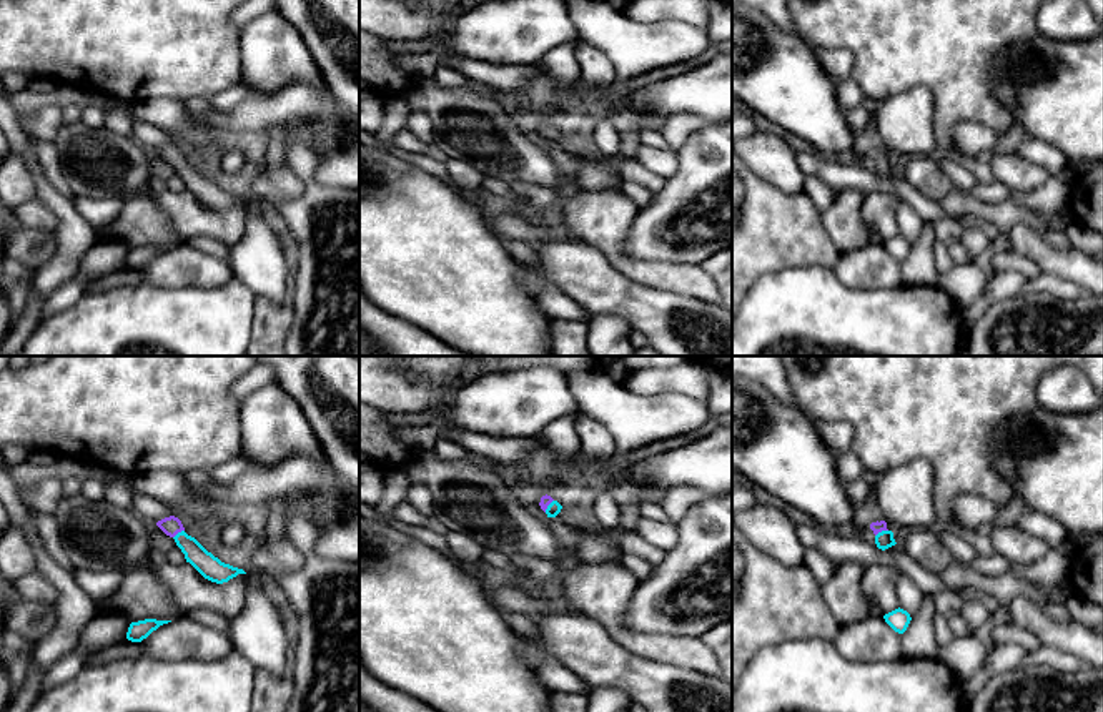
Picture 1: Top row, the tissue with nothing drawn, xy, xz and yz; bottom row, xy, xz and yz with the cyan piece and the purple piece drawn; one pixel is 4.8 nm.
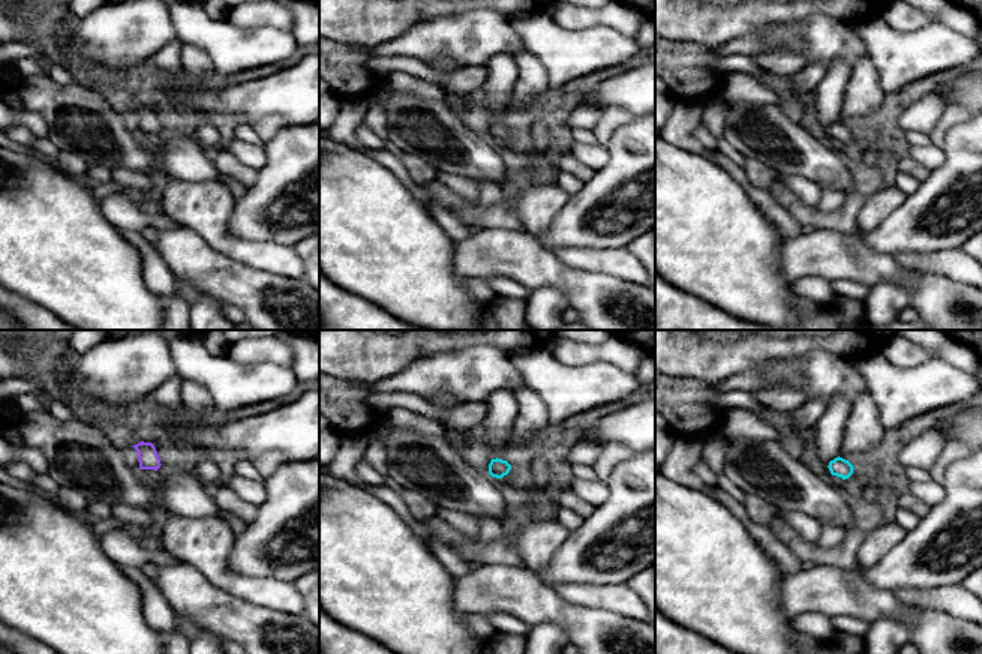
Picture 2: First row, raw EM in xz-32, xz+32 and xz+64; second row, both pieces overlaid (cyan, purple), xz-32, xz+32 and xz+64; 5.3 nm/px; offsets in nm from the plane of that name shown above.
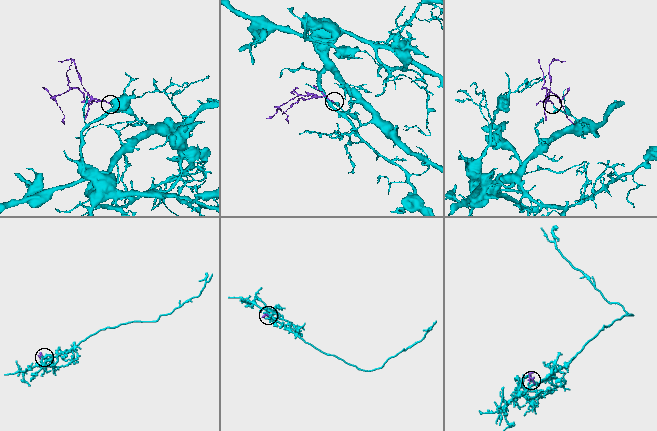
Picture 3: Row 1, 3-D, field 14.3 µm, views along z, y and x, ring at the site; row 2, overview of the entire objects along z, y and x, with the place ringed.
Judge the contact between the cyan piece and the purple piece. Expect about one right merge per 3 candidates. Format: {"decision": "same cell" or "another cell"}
{"decision": "same cell"}

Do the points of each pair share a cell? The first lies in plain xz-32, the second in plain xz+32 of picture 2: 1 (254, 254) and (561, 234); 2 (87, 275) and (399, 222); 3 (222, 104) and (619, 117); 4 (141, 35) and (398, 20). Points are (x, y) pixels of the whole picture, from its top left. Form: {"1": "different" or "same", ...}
{"1": "different", "2": "same", "3": "different", "4": "different"}

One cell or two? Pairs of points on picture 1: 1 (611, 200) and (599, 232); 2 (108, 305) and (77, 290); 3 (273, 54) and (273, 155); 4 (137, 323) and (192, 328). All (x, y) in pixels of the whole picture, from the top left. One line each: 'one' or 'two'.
1: one
2: two
3: two
4: one

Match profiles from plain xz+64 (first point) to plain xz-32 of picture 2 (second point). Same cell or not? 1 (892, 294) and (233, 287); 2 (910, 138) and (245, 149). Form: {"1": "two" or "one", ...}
{"1": "two", "2": "two"}

